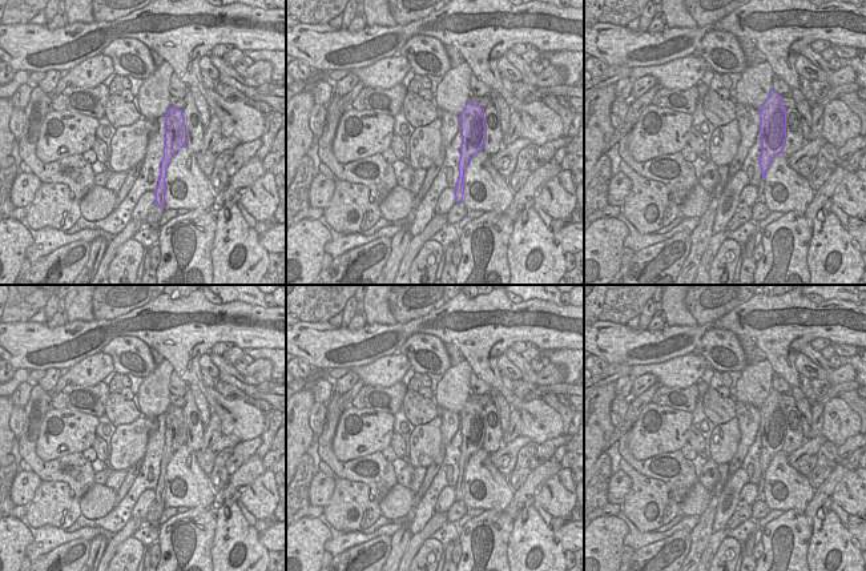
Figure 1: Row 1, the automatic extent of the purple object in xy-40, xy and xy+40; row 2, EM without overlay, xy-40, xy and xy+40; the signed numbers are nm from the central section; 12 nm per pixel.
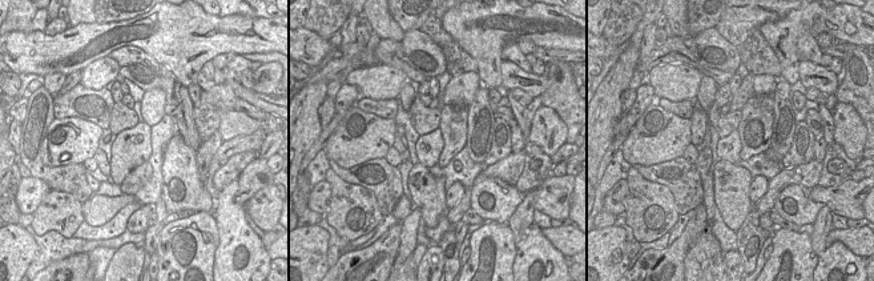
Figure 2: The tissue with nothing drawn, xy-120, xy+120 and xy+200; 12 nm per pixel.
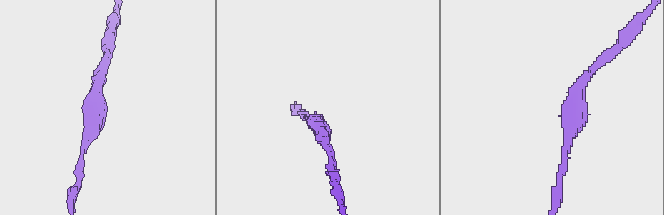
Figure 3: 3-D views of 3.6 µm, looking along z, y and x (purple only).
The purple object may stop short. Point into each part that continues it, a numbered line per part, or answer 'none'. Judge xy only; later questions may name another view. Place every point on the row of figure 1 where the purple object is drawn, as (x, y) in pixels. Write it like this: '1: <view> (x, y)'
none

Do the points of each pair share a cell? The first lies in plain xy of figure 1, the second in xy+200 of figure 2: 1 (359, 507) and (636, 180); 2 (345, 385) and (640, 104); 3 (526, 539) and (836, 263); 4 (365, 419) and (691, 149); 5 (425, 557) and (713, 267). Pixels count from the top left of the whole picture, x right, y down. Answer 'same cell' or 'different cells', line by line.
1: same cell
2: same cell
3: same cell
4: different cells
5: different cells

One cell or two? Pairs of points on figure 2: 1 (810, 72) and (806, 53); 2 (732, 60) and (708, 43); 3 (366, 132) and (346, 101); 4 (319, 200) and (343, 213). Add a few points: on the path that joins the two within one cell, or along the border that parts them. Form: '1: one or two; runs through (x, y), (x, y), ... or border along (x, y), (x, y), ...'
1: two; border along (800, 60), (810, 60), (818, 65)
2: one; runs through (725, 53), (724, 49), (715, 45)
3: two; border along (355, 103), (346, 113)
4: two; border along (326, 180), (330, 199), (323, 215)

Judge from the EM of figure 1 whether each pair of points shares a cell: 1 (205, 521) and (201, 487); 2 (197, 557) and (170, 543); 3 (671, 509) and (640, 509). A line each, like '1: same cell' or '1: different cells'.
1: different cells
2: same cell
3: same cell

